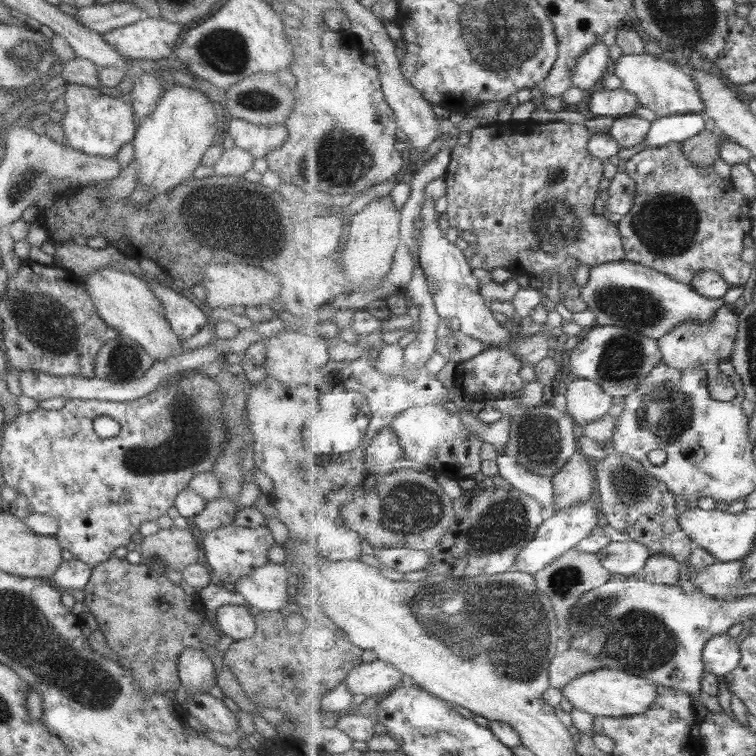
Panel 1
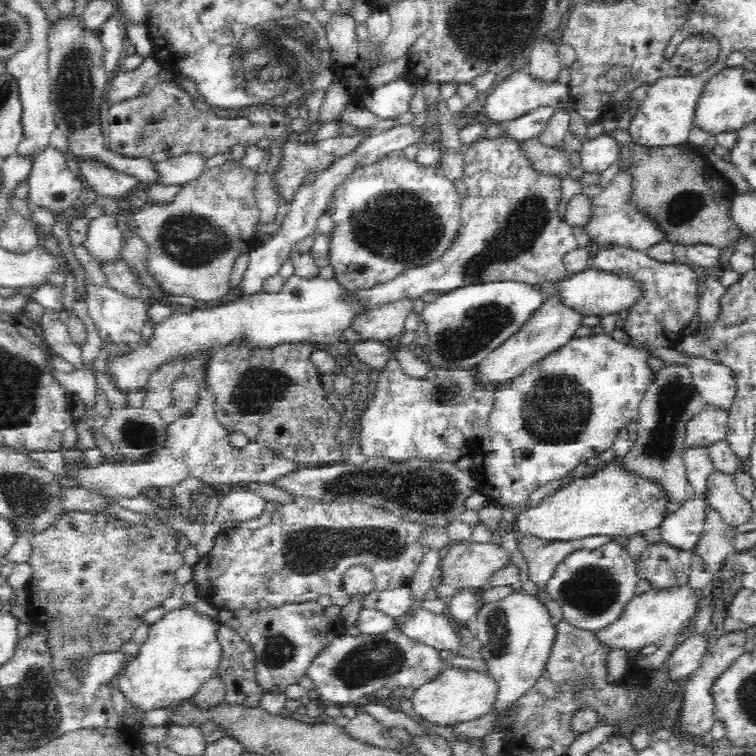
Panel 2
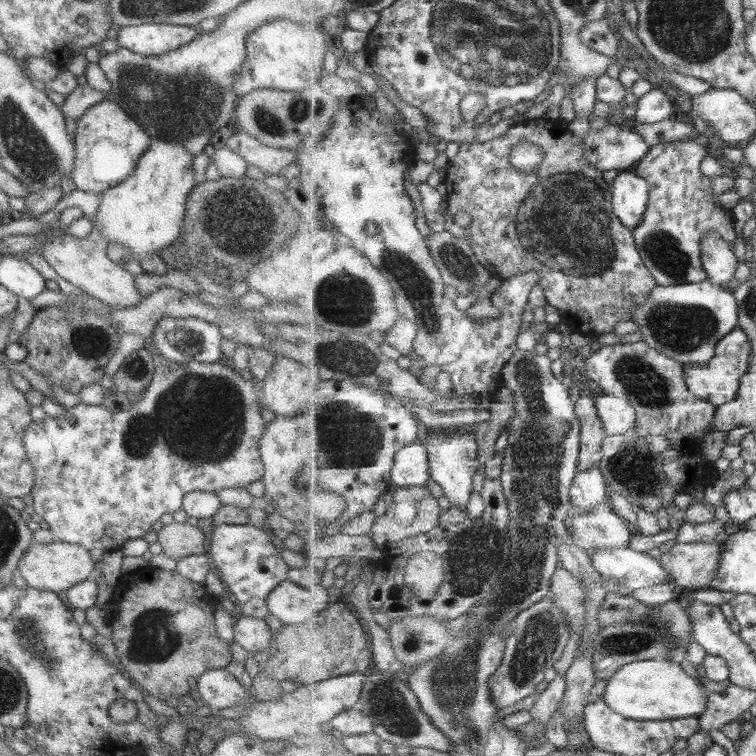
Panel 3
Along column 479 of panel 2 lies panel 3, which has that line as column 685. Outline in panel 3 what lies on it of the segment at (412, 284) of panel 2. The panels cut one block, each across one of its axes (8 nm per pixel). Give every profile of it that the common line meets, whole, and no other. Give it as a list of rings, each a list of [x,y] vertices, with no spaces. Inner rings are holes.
[[[688,140],[664,142],[651,148],[635,167],[634,172],[651,184],[651,199],[644,223],[636,228],[635,238],[643,260],[660,286],[695,284],[709,280],[703,264],[703,241],[706,234],[720,232],[720,235],[734,247],[738,240],[735,216],[732,209],[726,209],[714,201],[714,177],[702,172],[702,162],[708,156],[704,141]]]

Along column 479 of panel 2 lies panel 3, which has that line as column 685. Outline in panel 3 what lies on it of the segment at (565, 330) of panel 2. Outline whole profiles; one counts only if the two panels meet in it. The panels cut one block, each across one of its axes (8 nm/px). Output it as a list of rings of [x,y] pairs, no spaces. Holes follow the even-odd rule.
[[[741,326],[736,328],[718,344],[716,356],[710,362],[706,362],[706,364],[684,363],[690,391],[718,406],[732,403],[738,398],[740,390],[743,388],[744,376],[749,374],[752,350],[754,347],[752,347],[748,331]]]

